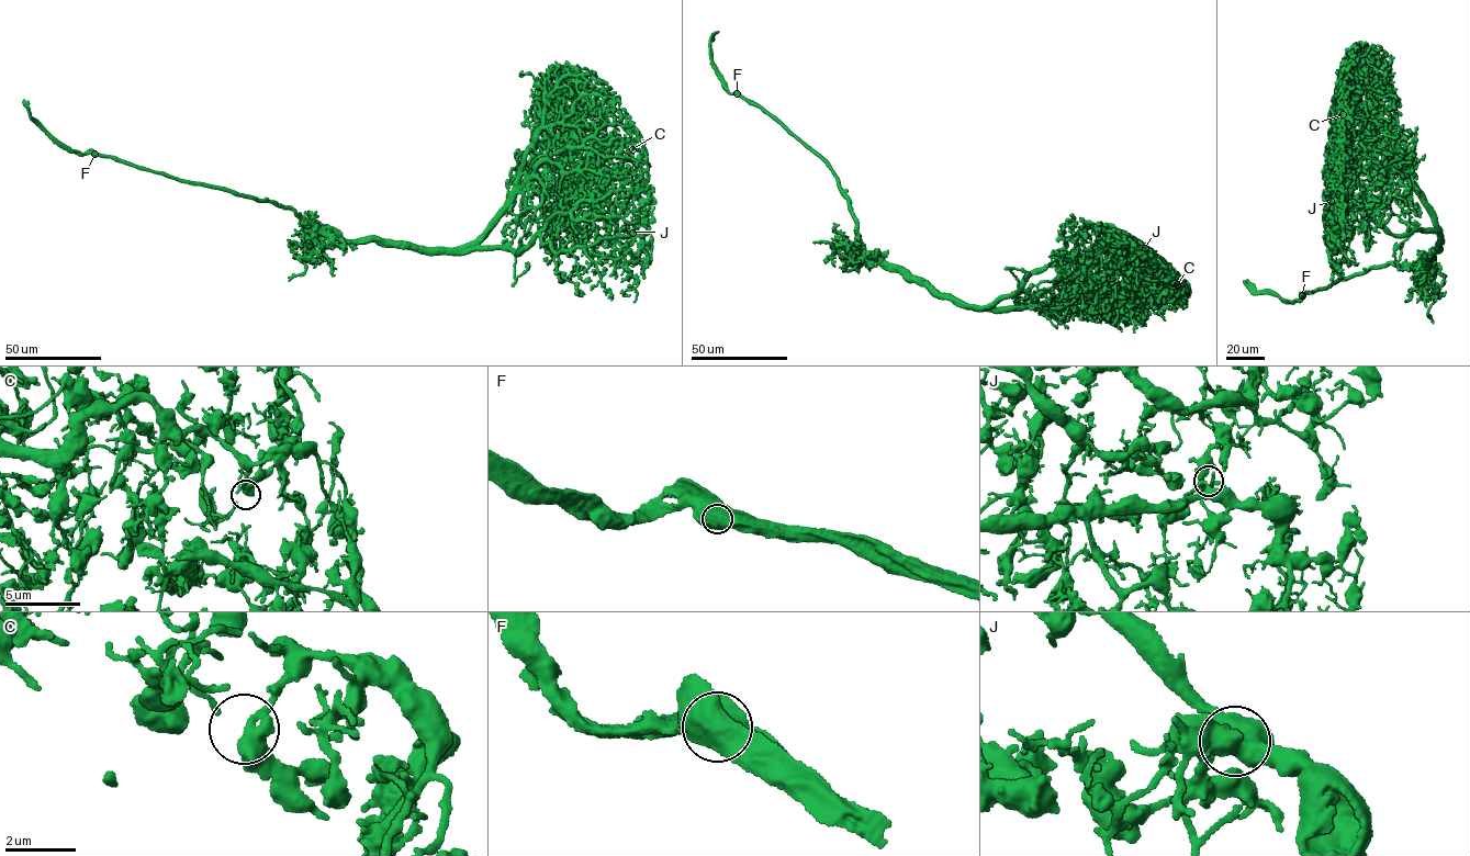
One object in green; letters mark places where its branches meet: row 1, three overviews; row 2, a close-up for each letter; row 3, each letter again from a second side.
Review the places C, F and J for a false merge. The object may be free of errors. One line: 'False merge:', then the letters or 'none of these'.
False merge: none of these

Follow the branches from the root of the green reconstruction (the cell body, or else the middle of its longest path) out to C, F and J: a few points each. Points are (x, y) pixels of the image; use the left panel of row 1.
C: (349, 239), (430, 247), (478, 243), (537, 166), (554, 154), (596, 137), (632, 149)
F: (349, 239), (332, 239), (290, 209), (276, 203), (181, 182), (93, 154)
J: (349, 239), (405, 241), (430, 247), (507, 246), (522, 254), (531, 246), (538, 235), (556, 252), (632, 233)

